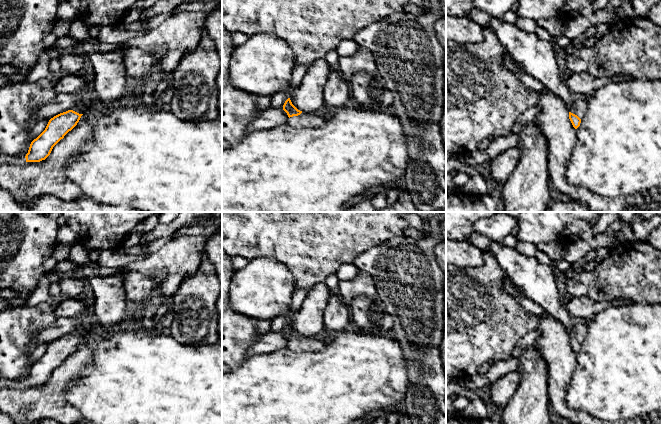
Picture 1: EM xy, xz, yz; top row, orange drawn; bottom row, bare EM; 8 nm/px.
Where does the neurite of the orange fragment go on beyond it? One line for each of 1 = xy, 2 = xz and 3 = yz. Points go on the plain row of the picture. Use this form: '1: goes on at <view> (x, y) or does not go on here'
1: goes on at xy (84, 331)
2: goes on at xz (305, 344)
3: goes on at yz (579, 330)

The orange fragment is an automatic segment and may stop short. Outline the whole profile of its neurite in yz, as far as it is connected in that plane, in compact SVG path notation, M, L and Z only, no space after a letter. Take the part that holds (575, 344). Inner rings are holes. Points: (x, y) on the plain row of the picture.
M576 320L572 329L569 331L569 343L575 353L580 350L581 343L587 334L587 321Z

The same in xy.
M87 319L72 334L60 337L51 342L45 354L34 363L26 378L26 386L40 386L45 384L51 377L53 371L64 362L79 346L83 338L91 338L91 333L98 327L95 319Z

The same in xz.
M288 322L284 329L283 334L287 337L289 343L288 348L292 351L301 352L314 352L320 351L323 348L323 341L316 339L315 337L302 336L298 334Z

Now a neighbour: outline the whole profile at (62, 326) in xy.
M73 316L73 317L57 317L57 319L47 328L42 329L36 336L34 336L30 349L42 343L51 343L54 340L72 334L80 326L82 326L87 317Z

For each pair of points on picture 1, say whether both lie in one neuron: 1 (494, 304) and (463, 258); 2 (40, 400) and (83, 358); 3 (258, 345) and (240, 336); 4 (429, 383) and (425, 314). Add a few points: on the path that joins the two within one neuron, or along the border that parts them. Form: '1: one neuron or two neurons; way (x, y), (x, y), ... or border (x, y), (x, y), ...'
1: two neurons; border (483, 252), (483, 263), (472, 268)
2: one neuron; way (51, 389), (72, 368)
3: two neurons; border (269, 331), (261, 334), (248, 347), (248, 355)
4: one neuron; way (429, 366), (429, 343), (425, 339), (425, 331)

